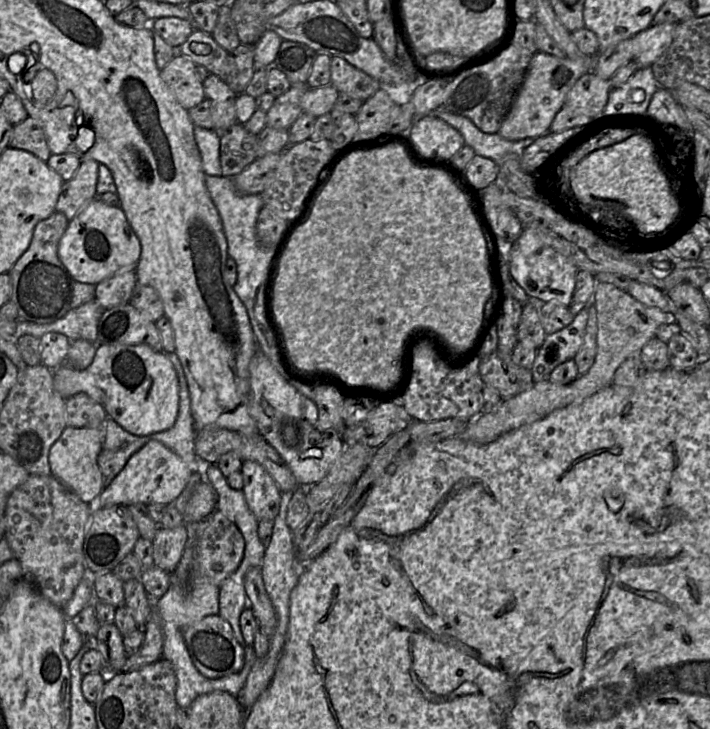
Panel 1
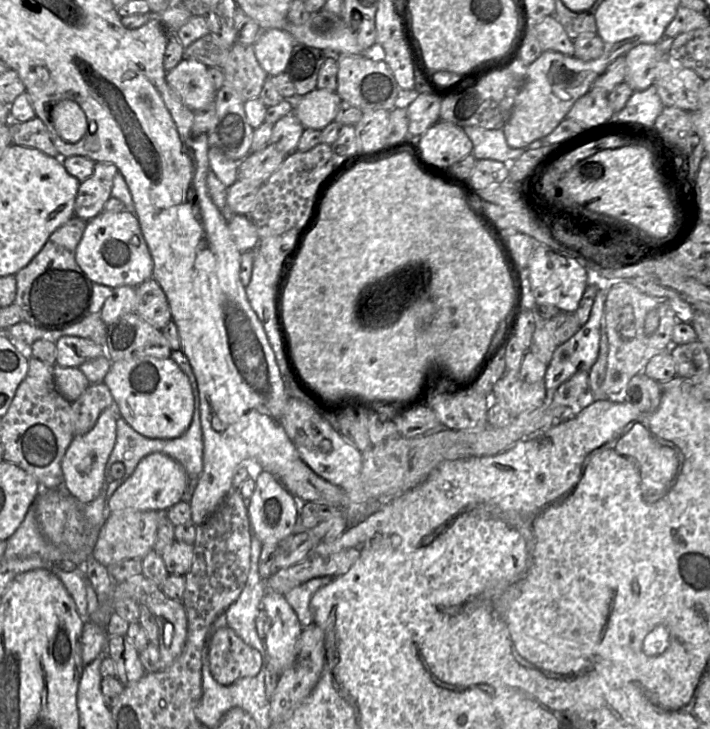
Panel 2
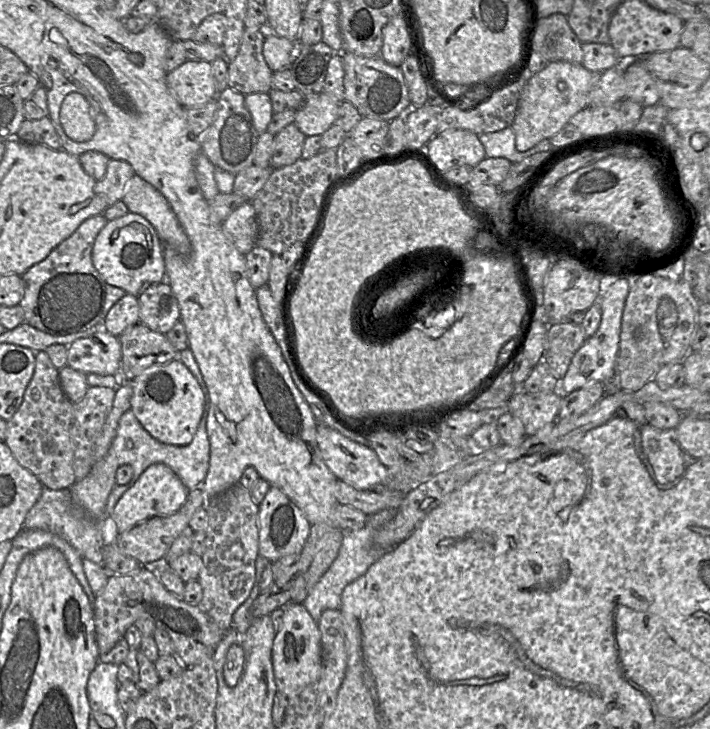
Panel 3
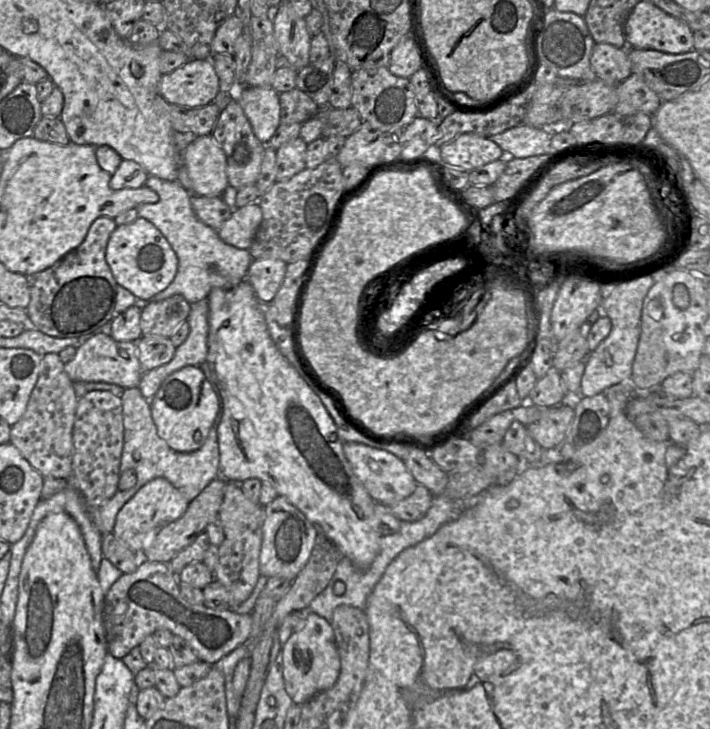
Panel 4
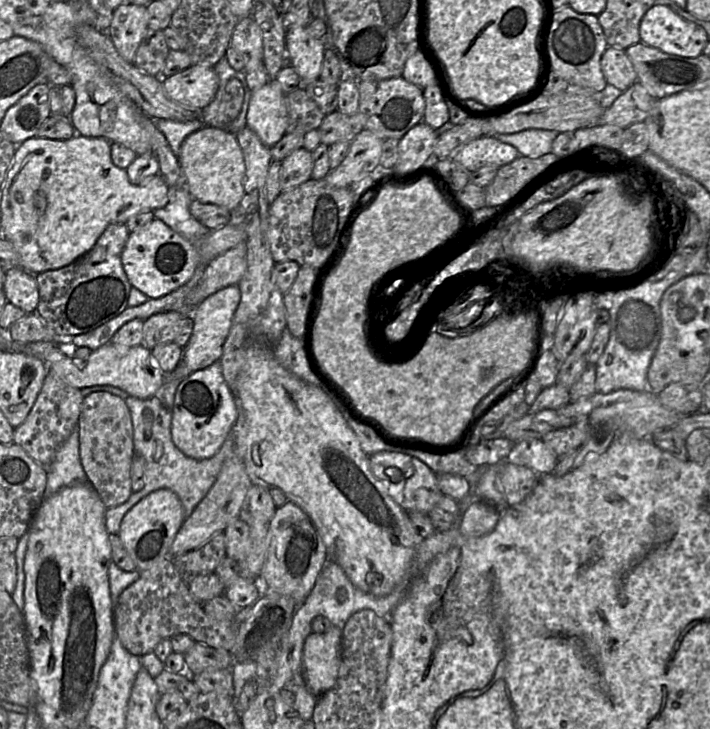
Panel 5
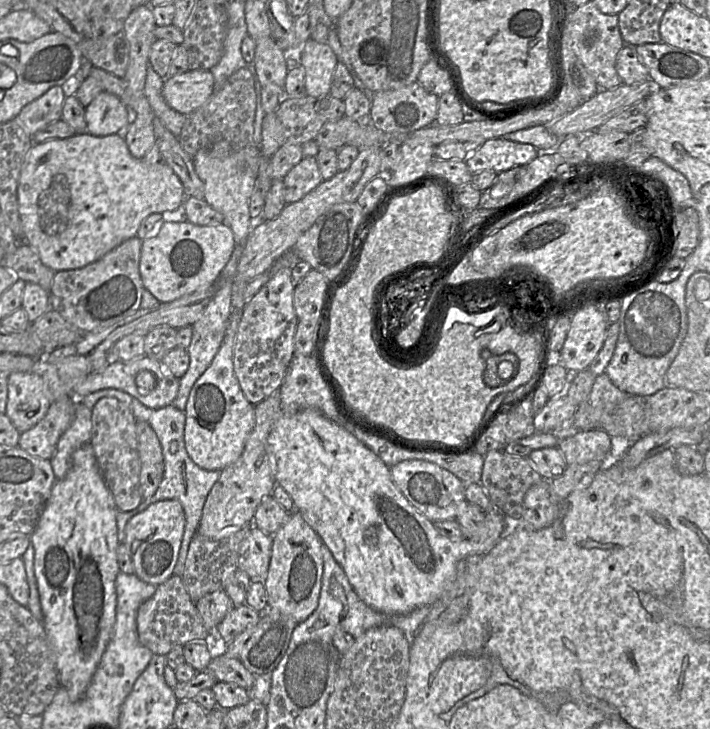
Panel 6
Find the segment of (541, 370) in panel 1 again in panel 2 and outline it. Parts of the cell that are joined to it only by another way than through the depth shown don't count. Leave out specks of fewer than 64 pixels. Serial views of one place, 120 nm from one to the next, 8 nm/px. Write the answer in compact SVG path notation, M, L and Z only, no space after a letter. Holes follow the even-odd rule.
M608 280L598 281L598 292L588 321L569 340L555 349L552 359L547 365L547 371L543 379L548 394L554 393L563 382L571 378L577 371L588 372L595 364L599 354L600 328L604 315L605 302L610 288L607 282Z

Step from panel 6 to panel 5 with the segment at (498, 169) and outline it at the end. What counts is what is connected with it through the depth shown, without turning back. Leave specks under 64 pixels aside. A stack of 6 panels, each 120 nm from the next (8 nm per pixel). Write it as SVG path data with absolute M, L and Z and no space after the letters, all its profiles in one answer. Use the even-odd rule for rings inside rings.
M482 136L459 148L450 158L468 172L474 172L484 166L504 166L519 156L515 147L494 136Z

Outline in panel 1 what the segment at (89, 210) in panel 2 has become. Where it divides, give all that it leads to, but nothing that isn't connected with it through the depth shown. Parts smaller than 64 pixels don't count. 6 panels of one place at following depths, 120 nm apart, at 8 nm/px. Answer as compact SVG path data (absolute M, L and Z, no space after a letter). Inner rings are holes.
M82 160L74 176L65 181L56 203L55 212L64 214L70 221L96 195L99 162Z

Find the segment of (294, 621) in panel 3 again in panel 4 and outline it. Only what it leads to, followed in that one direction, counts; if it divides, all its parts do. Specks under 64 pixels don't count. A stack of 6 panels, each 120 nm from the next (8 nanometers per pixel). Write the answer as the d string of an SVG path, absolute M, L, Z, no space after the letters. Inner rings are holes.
M314 612L308 613L282 645L282 662L285 690L294 703L302 705L331 688L339 677L341 662L330 622Z

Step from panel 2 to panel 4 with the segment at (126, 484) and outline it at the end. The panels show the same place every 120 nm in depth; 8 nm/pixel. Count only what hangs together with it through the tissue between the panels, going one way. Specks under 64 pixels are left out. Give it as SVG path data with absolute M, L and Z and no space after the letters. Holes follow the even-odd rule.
M155 478L140 488L119 510L112 533L137 556L137 561L143 564L147 561L143 551L151 544L157 531L162 526L179 519L188 505L186 497L168 480Z

